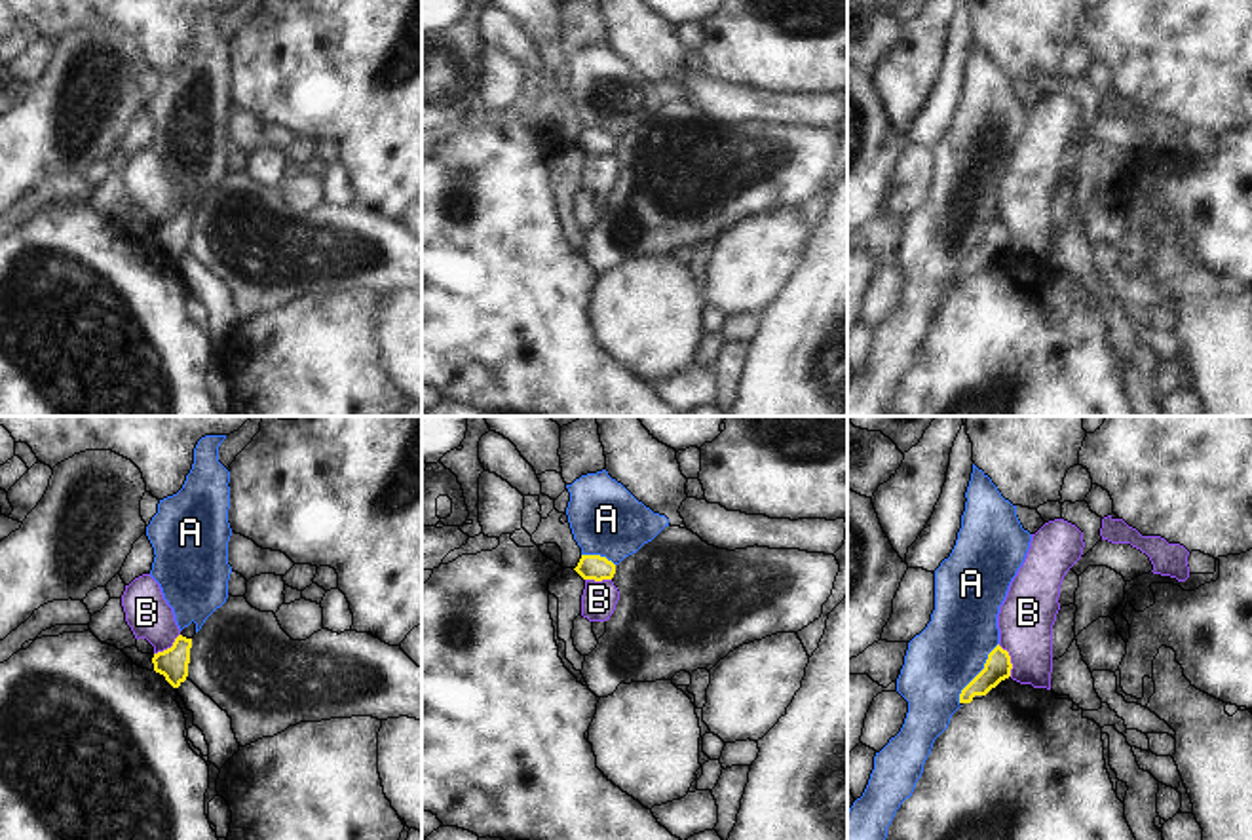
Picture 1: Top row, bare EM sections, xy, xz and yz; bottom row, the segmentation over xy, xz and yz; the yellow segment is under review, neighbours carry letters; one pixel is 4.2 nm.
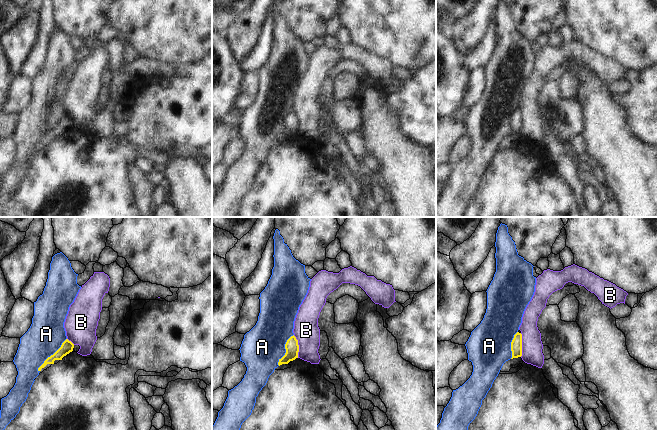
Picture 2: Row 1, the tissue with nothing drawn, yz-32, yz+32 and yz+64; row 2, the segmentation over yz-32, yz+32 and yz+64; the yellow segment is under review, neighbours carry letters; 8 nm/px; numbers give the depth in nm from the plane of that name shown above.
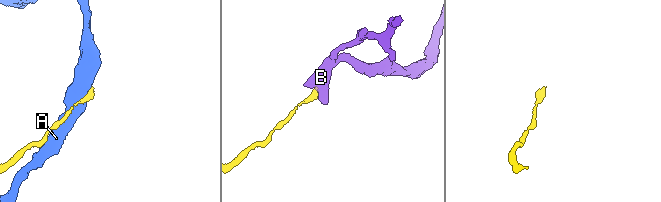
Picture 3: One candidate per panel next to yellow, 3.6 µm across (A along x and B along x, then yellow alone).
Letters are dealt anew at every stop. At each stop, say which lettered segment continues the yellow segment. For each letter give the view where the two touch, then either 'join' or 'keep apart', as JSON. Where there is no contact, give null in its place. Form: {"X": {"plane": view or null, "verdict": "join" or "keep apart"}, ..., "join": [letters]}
{"A": {"plane": "yz", "verdict": "keep apart"}, "B": {"plane": "yz", "verdict": "keep apart"}, "join": []}

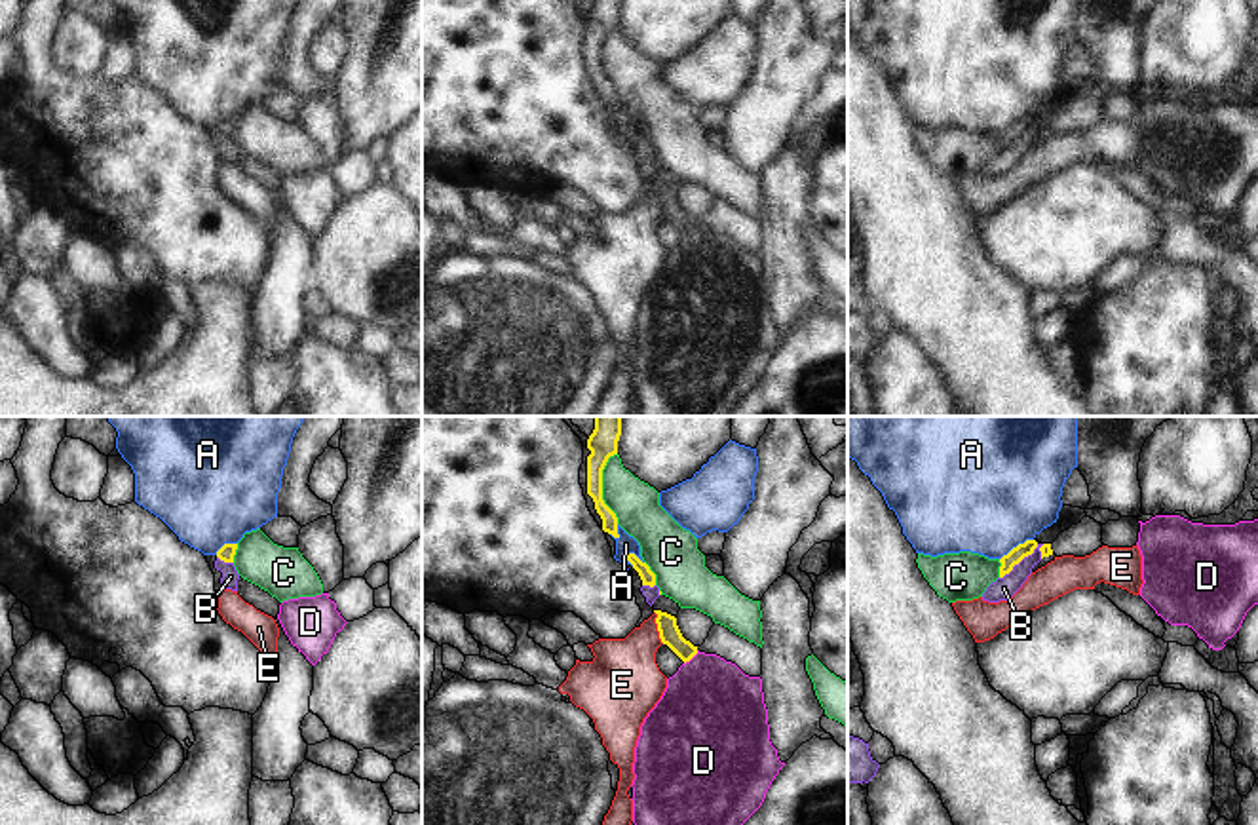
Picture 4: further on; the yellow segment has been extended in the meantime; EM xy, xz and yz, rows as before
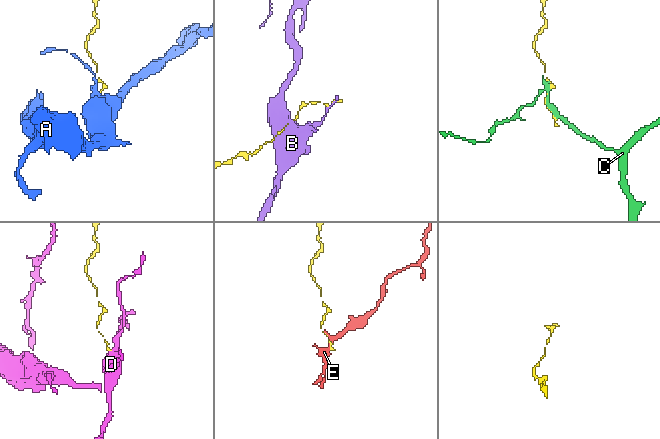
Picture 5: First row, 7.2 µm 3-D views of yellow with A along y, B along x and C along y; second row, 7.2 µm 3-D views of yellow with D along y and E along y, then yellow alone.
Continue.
{"A": {"plane": "yz", "verdict": "keep apart"}, "B": {"plane": "yz", "verdict": "keep apart"}, "C": {"plane": "xz", "verdict": "keep apart"}, "D": {"plane": "xz", "verdict": "keep apart"}, "E": {"plane": "xz", "verdict": "keep apart"}, "join": []}

